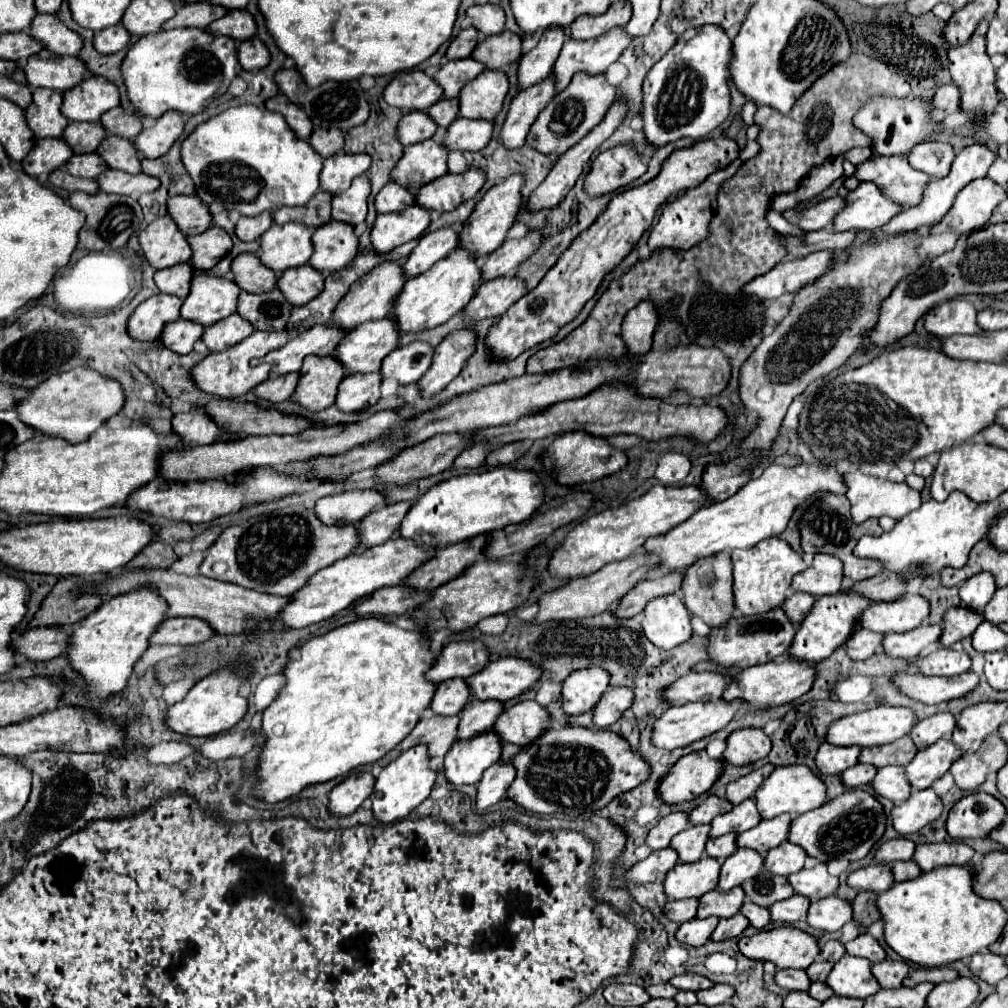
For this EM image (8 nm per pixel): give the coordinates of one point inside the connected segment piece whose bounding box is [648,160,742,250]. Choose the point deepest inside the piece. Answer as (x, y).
(685, 222)

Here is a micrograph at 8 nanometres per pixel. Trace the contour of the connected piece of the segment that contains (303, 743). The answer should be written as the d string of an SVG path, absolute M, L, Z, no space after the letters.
M368 616L368 618L358 618L350 624L344 624L340 628L334 628L330 630L328 634L322 634L322 636L316 636L312 640L308 640L306 644L302 644L300 648L300 658L298 660L292 660L286 664L284 668L284 674L286 674L286 686L284 690L278 694L278 698L262 712L262 730L266 734L266 746L260 754L260 766L258 766L258 776L260 776L260 782L258 782L258 790L254 792L258 798L266 800L266 802L280 802L280 800L286 800L290 796L296 796L304 786L310 786L310 784L316 784L316 782L326 782L326 780L332 780L336 776L342 776L342 774L348 774L350 770L354 770L356 766L362 766L362 764L372 764L376 760L380 760L382 756L386 756L386 752L394 750L410 732L412 728L418 724L420 720L420 714L430 706L432 698L434 698L434 692L436 692L436 682L430 682L426 678L426 672L434 666L434 660L438 658L438 654L432 650L430 646L430 640L428 636L424 636L424 632L420 630L402 630L398 628L396 624L384 620L384 618L376 618L376 616Z

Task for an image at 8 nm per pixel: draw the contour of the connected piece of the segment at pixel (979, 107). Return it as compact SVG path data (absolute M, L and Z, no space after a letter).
M982 20L978 28L974 30L972 38L956 48L948 50L948 60L950 60L950 74L954 84L960 88L962 98L960 98L960 110L962 112L980 112L978 118L982 118L984 112L994 112L998 106L998 90L994 86L994 66L990 64L990 58L986 54L986 30L988 30L988 20Z

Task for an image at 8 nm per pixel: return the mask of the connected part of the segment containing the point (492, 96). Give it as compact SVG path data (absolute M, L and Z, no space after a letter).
M486 68L460 92L460 116L494 120L502 110L508 88L506 72Z

